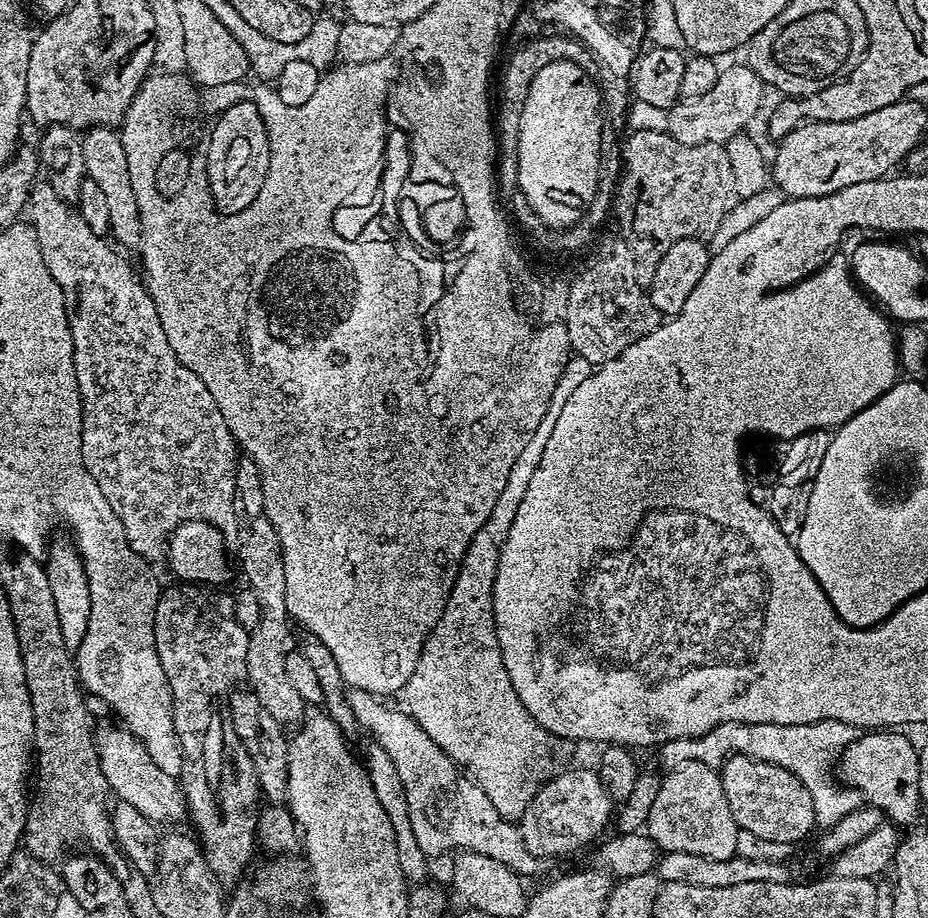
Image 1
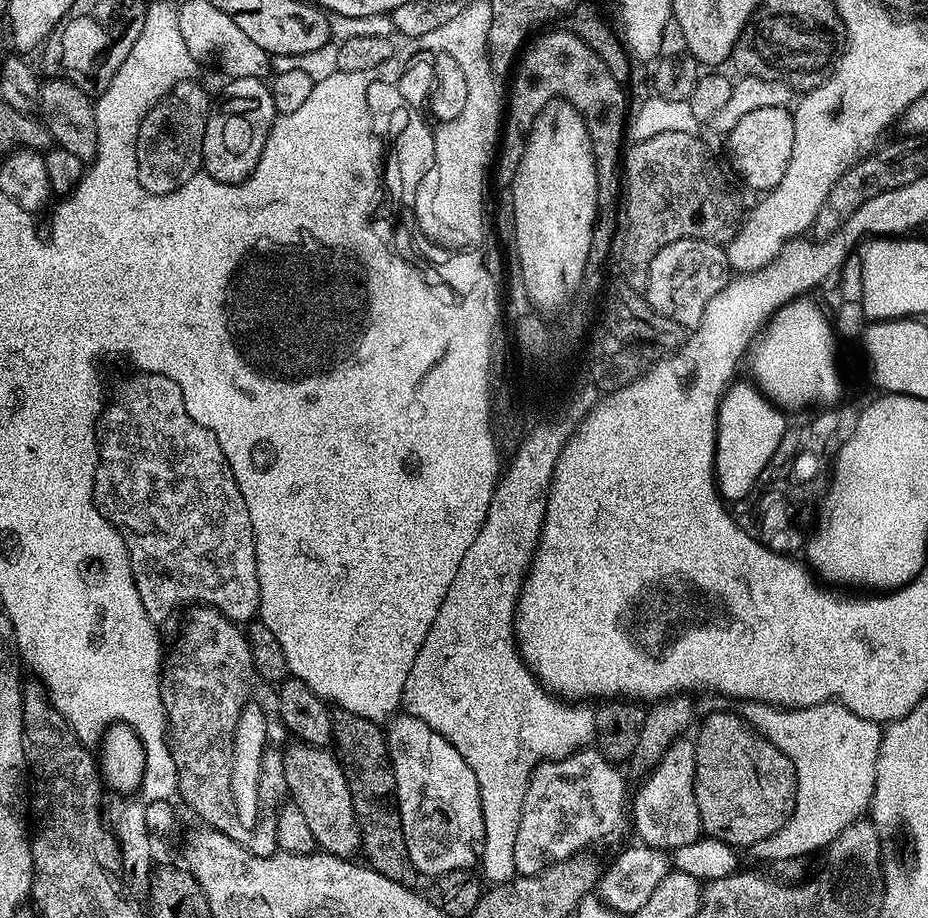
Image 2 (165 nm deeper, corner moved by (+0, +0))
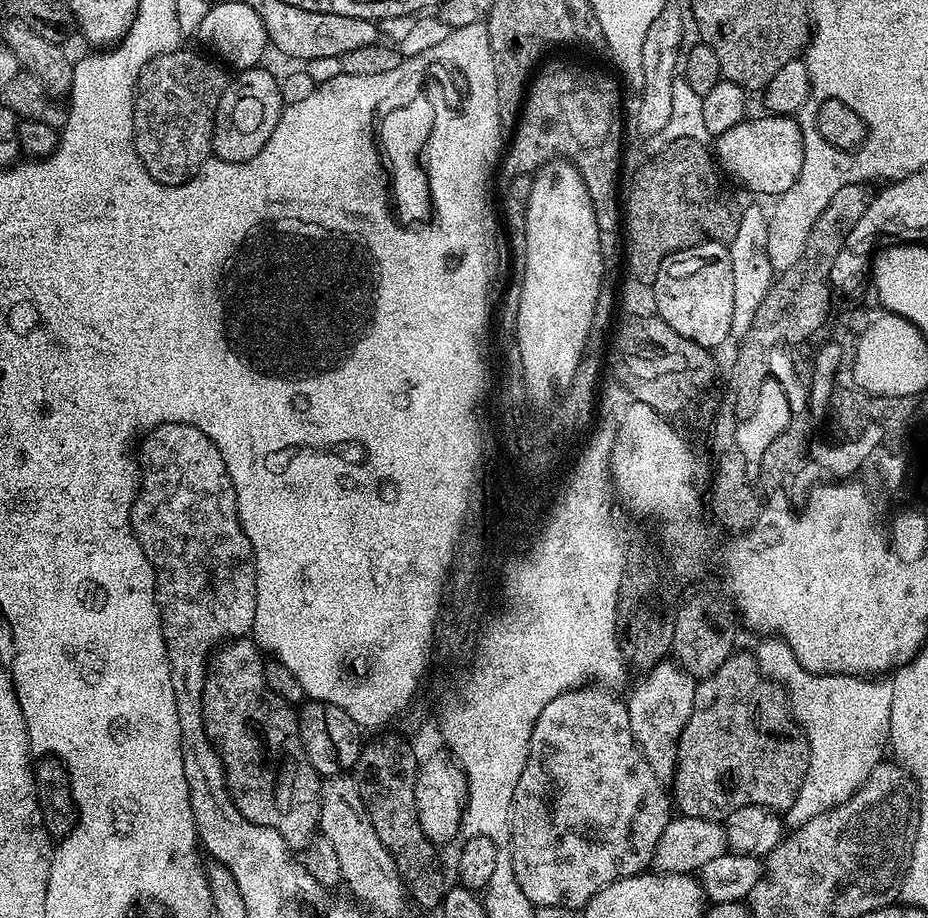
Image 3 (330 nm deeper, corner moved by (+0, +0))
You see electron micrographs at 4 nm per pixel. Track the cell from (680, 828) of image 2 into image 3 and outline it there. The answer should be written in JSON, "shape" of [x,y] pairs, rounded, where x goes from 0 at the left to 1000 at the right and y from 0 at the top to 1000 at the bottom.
{"shape":[[[724,721],[704,723],[697,731],[698,733],[691,739],[690,746],[682,752],[681,759],[676,759],[675,763],[679,778],[679,795],[686,815],[694,822],[694,829],[700,834],[700,839],[707,842],[712,851],[719,852],[719,850],[723,851],[728,844],[731,812],[737,801],[739,786],[744,782],[744,773],[748,771],[748,756],[750,755],[751,744],[735,728]]]}

